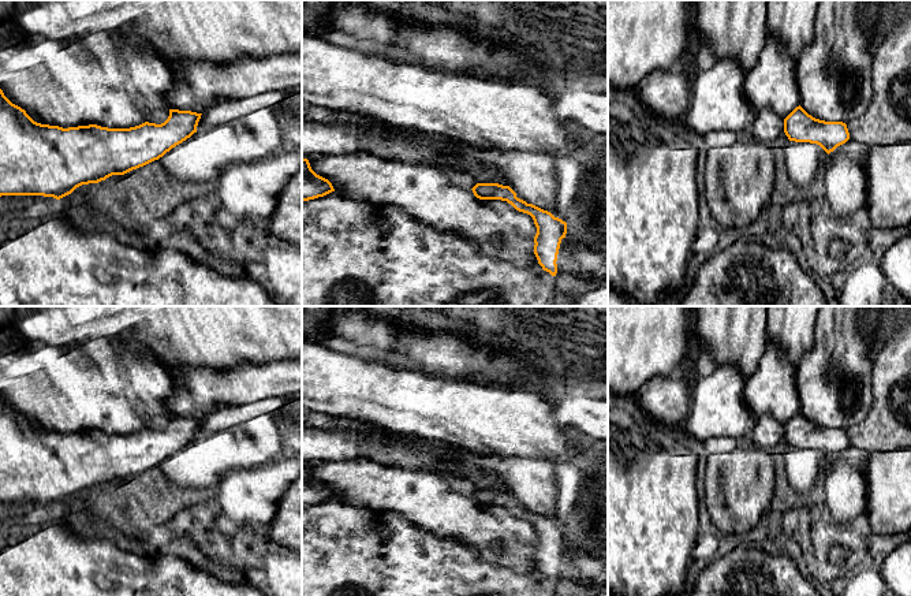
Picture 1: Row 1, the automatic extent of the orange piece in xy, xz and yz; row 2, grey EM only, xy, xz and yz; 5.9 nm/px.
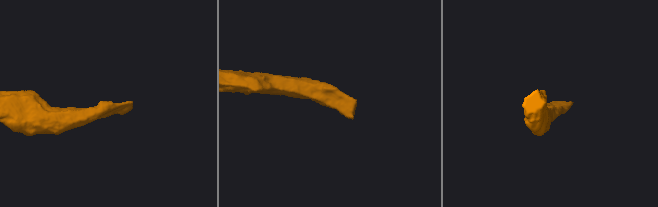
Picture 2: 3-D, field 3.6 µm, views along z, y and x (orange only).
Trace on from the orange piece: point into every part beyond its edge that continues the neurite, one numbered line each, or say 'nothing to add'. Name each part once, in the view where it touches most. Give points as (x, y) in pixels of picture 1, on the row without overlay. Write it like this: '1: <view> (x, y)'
1: xz (578, 569)

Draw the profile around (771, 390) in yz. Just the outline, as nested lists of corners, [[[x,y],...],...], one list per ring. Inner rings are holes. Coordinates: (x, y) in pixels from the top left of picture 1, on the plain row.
[[[769,339],[755,372],[744,379],[743,392],[755,417],[766,414],[785,425],[800,411],[796,369]]]

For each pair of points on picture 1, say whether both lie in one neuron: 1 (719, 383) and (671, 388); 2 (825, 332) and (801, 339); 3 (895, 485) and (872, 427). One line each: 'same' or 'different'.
1: different
2: different
3: different

